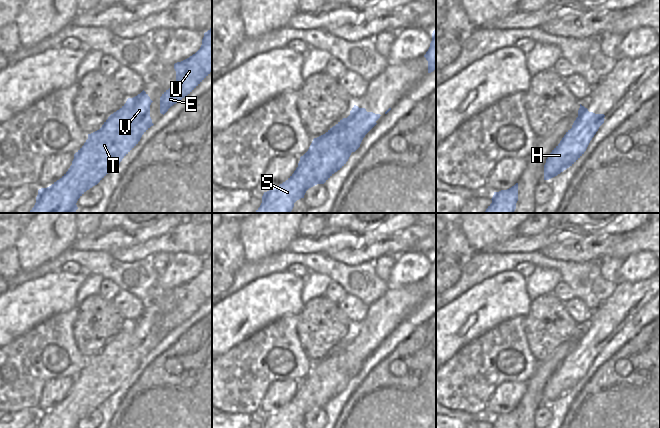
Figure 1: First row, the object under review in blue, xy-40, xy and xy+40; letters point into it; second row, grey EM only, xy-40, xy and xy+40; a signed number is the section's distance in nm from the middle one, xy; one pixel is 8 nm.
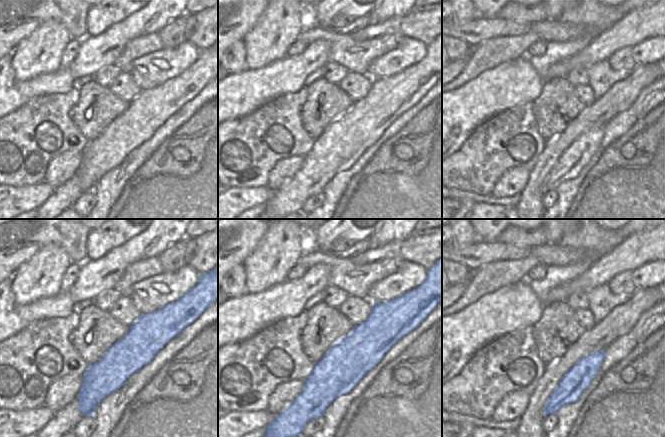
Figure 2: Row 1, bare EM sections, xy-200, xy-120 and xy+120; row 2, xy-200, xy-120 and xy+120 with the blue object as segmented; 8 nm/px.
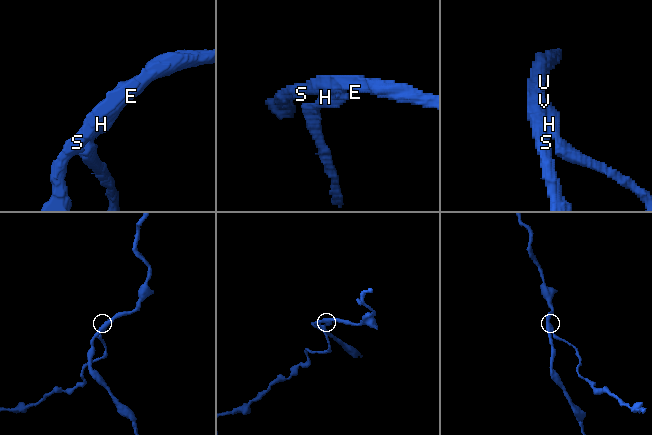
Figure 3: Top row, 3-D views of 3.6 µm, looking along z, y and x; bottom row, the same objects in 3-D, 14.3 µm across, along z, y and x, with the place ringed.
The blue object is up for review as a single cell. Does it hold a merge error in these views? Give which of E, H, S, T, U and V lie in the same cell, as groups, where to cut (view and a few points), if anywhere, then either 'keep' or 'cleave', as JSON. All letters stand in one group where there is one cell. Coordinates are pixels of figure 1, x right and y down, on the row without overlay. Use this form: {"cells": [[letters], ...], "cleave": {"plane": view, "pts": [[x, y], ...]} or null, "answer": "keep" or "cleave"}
{"cells": [["E", "S", "T", "U", "V"], ["H"]], "cleave": {"plane": "xy+40", "pts": [[599, 350], [585, 350], [581, 347], [572, 352]]}, "answer": "cleave"}

